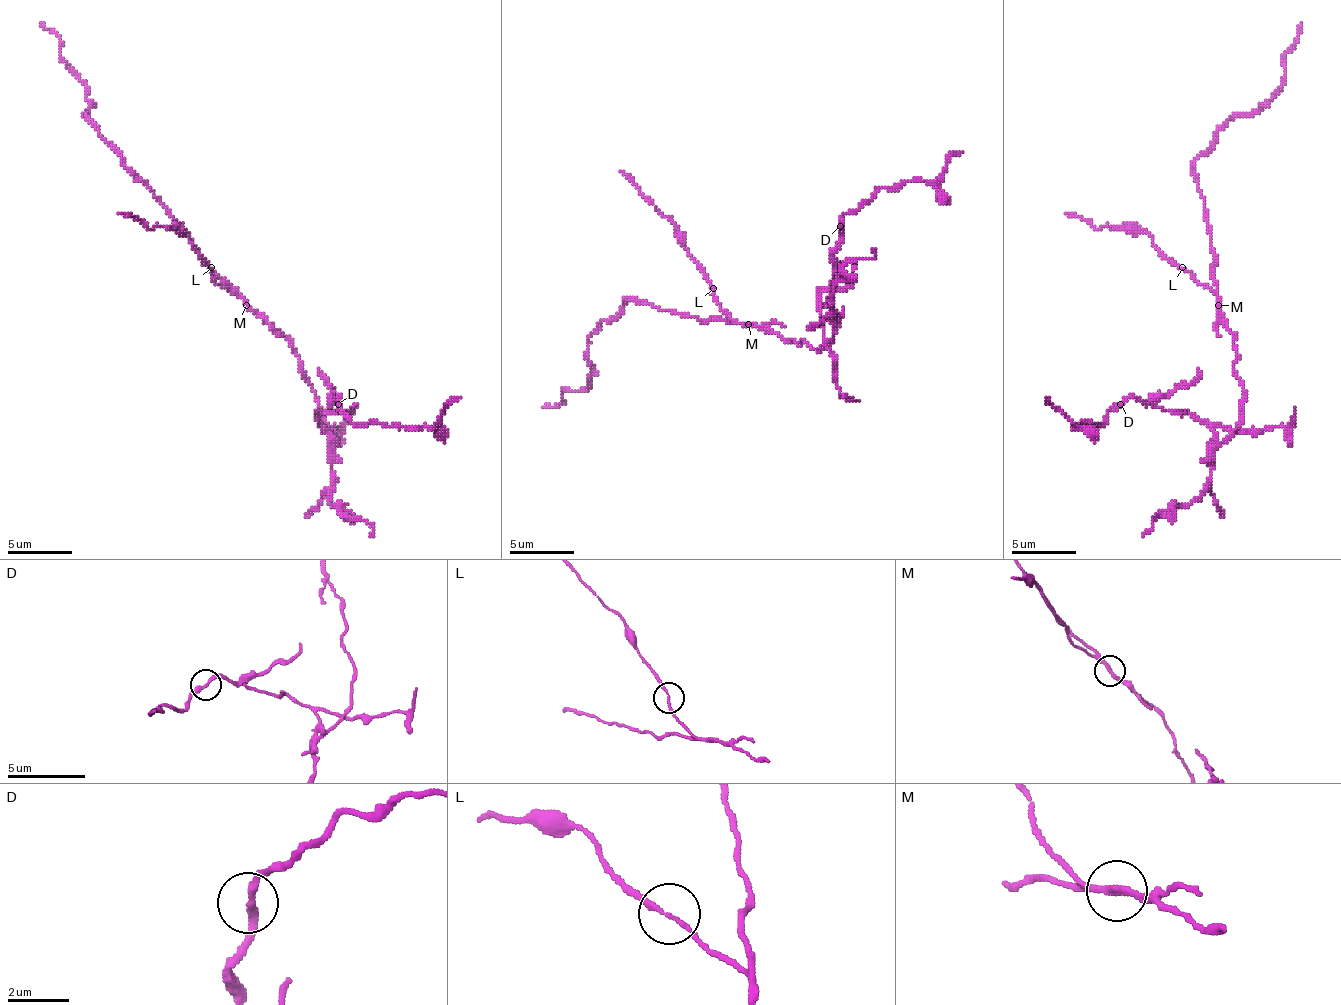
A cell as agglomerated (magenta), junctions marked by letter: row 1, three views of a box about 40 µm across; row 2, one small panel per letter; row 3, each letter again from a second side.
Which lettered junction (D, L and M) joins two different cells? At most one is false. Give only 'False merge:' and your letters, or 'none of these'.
False merge: M

